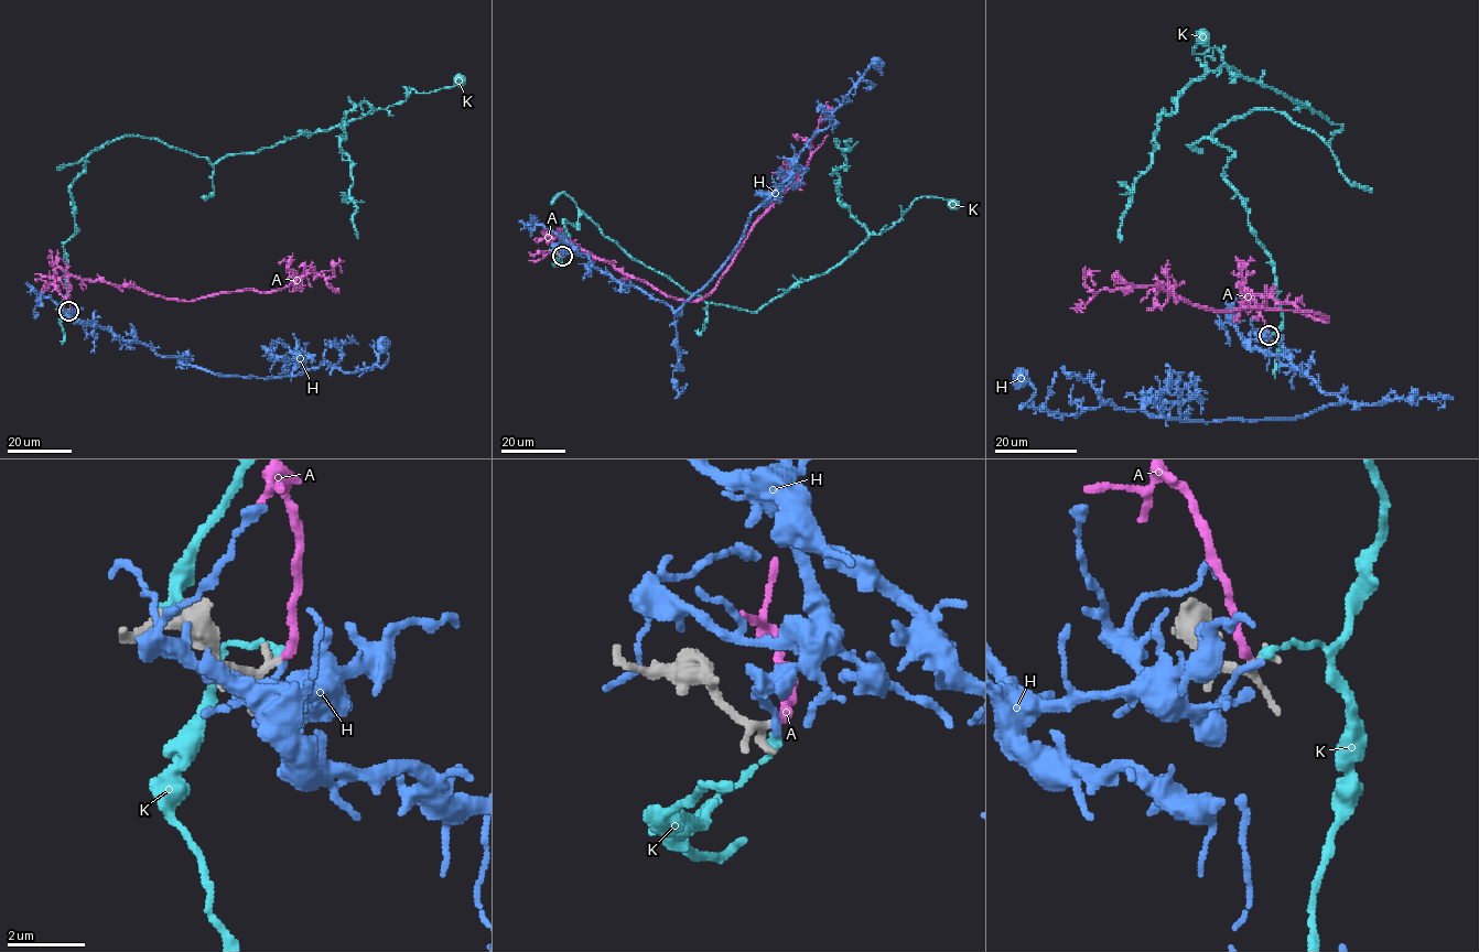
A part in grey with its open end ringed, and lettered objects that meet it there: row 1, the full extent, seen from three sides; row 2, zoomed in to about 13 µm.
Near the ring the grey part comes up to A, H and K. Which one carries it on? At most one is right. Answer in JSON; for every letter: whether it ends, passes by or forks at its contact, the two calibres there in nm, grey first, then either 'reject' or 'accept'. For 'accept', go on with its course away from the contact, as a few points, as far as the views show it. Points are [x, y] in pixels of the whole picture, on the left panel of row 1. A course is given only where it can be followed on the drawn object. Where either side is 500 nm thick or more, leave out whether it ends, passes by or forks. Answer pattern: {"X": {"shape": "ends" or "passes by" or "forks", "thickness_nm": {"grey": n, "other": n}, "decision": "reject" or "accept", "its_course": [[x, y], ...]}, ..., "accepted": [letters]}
{"A": {"shape": "ends", "thickness_nm": {"grey": 200, "other": 220}, "decision": "accept", "its_course": [[68, 311], [71, 276], [193, 301], [226, 292], [271, 292], [312, 272], [332, 278], [336, 263], [343, 272]]}, "H": {"shape": "ends", "thickness_nm": {"grey": 200, "other": 200}, "decision": "reject"}, "K": {"shape": "ends", "thickness_nm": {"grey": 190, "other": 170}, "decision": "reject"}, "accepted": ["A"]}

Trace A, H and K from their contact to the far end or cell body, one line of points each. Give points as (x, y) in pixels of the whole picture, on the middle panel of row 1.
A: (562, 256), (562, 239), (568, 239), (667, 295), (699, 301), (806, 168), (818, 125), (828, 112), (837, 120)
H: (562, 256), (563, 237), (594, 267), (678, 310), (867, 66), (882, 74), (877, 64)
K: (562, 258), (582, 212), (689, 292), (754, 312), (916, 199), (953, 205)

